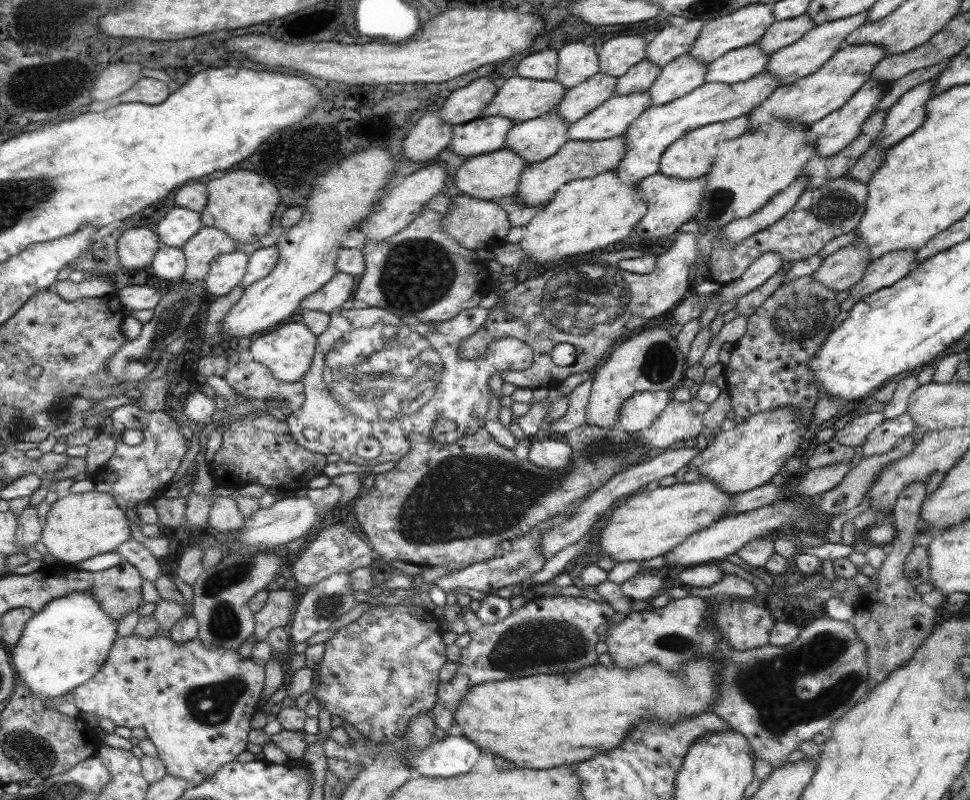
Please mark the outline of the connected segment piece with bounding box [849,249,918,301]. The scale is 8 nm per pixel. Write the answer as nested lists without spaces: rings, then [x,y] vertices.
[[[896,250],[871,262],[860,281],[850,287],[850,297],[859,301],[881,288],[888,288],[902,280],[914,269],[915,252],[918,250]]]

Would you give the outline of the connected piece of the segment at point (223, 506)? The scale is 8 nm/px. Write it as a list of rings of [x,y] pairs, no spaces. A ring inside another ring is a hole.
[[[233,496],[214,497],[213,510],[205,530],[216,532],[236,531],[244,524],[244,516],[240,513]]]

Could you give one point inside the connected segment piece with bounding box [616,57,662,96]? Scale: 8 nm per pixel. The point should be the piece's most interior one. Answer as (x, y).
(639, 78)

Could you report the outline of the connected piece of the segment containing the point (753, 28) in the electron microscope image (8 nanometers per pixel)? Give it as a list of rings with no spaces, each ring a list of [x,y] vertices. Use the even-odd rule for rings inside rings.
[[[754,4],[746,6],[733,12],[733,14],[724,16],[720,19],[705,22],[701,30],[701,36],[698,36],[696,44],[690,49],[689,54],[698,58],[701,62],[710,64],[720,58],[730,50],[744,48],[746,45],[757,44],[768,32],[770,25],[776,21],[774,6],[769,4]]]

